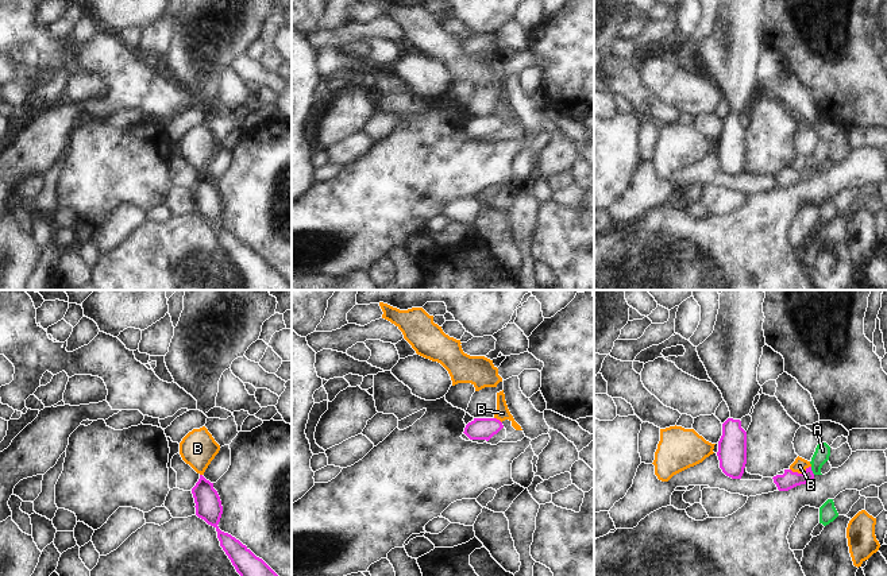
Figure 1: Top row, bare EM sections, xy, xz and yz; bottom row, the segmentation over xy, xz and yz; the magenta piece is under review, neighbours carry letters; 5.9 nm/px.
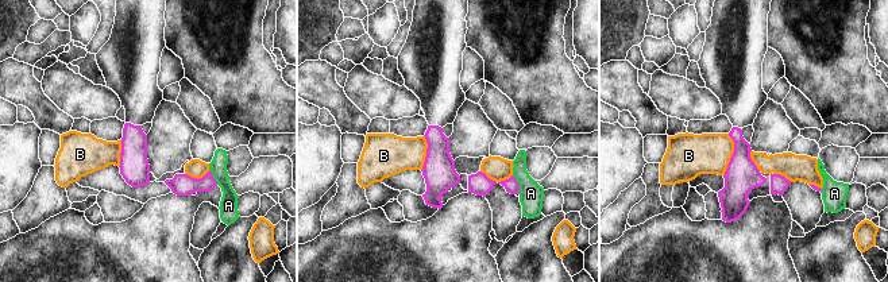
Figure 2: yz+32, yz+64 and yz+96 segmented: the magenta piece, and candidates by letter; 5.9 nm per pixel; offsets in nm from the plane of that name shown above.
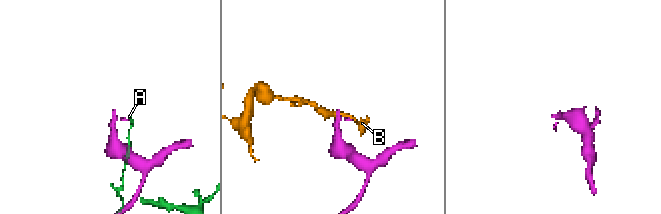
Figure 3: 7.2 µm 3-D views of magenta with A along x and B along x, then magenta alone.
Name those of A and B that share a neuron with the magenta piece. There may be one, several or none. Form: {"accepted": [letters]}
{"accepted": []}

